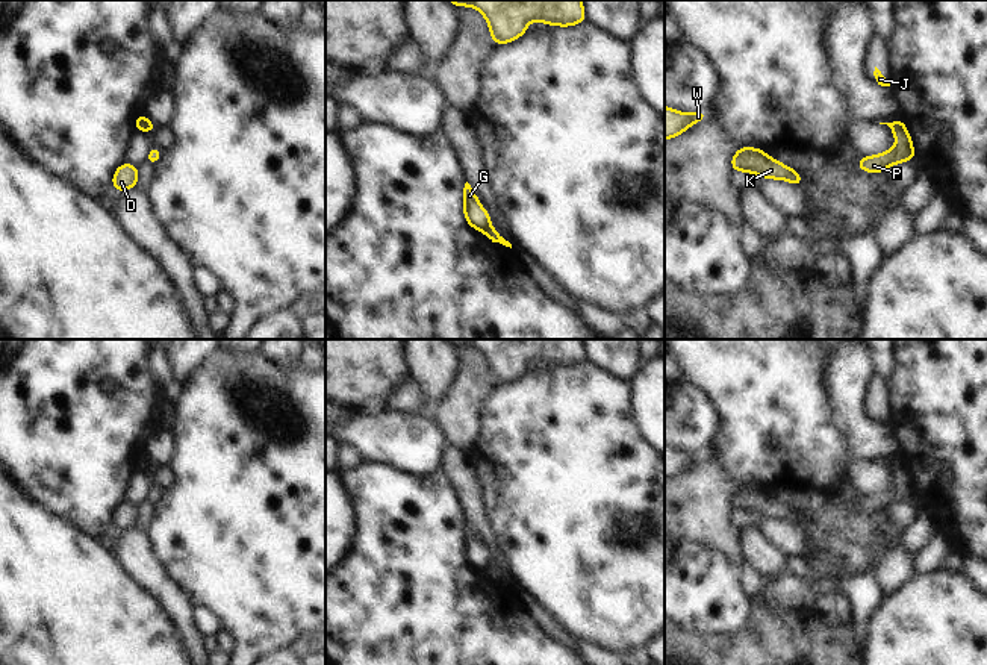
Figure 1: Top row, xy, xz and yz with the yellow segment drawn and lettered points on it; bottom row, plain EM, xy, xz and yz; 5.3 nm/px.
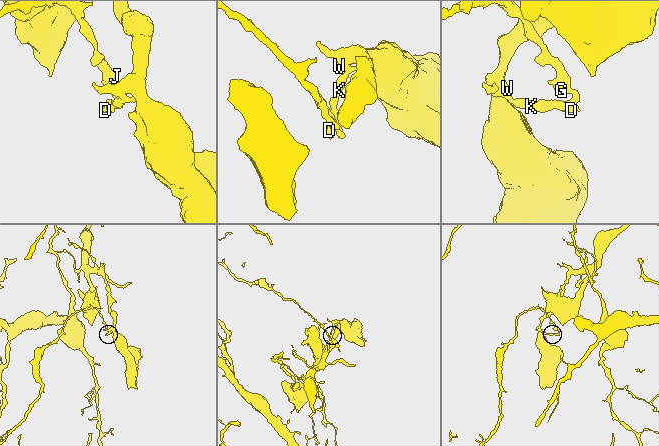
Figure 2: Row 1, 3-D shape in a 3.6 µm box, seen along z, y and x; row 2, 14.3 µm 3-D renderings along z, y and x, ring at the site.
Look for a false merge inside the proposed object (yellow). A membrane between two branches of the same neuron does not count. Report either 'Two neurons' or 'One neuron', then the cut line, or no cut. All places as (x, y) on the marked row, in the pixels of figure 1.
Two neurons. Split along xz (489, 226), (485, 232)

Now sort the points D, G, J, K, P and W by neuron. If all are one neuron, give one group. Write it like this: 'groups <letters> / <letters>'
groups D K P W / G J

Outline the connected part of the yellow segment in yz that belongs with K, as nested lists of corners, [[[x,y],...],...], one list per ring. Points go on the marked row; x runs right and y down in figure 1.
[[[740,147],[731,158],[733,171],[754,173],[764,179],[780,179],[802,186],[802,176],[793,168],[780,164],[777,159],[769,158],[760,148]]]

